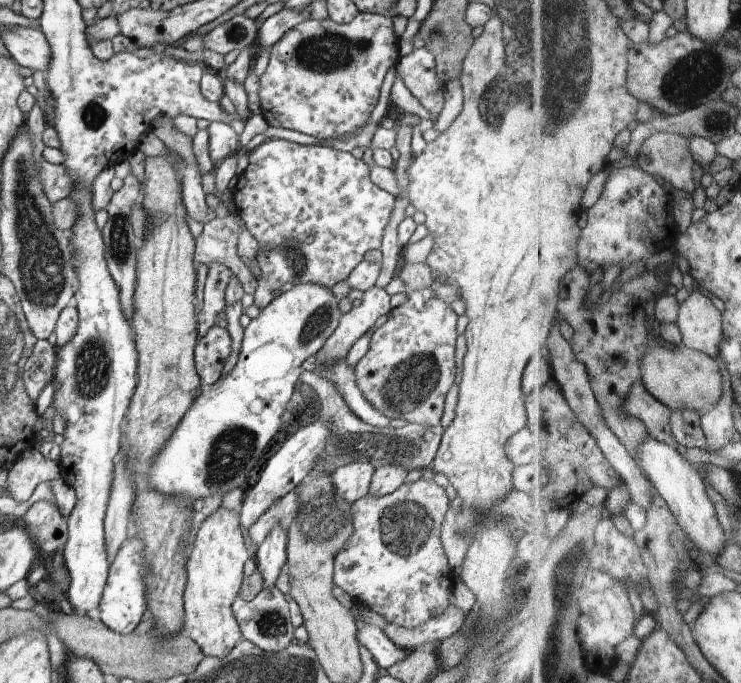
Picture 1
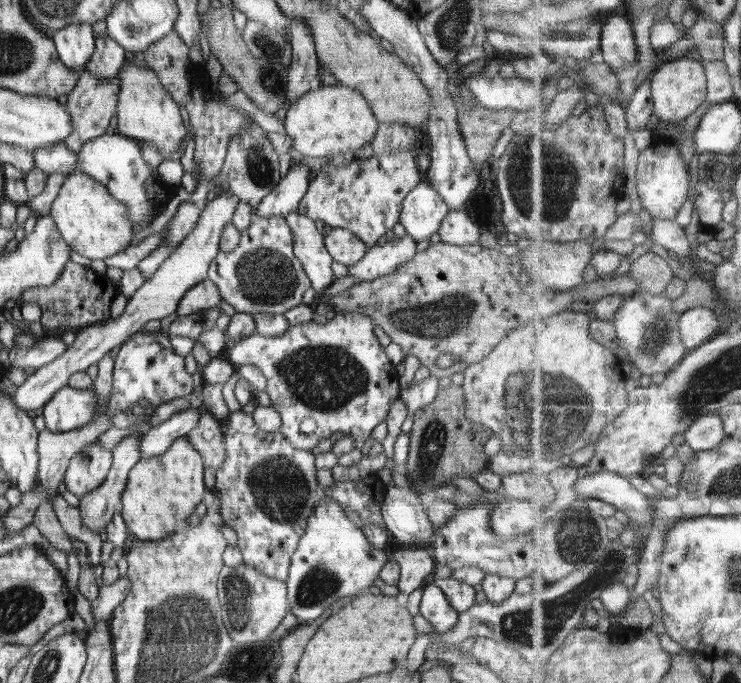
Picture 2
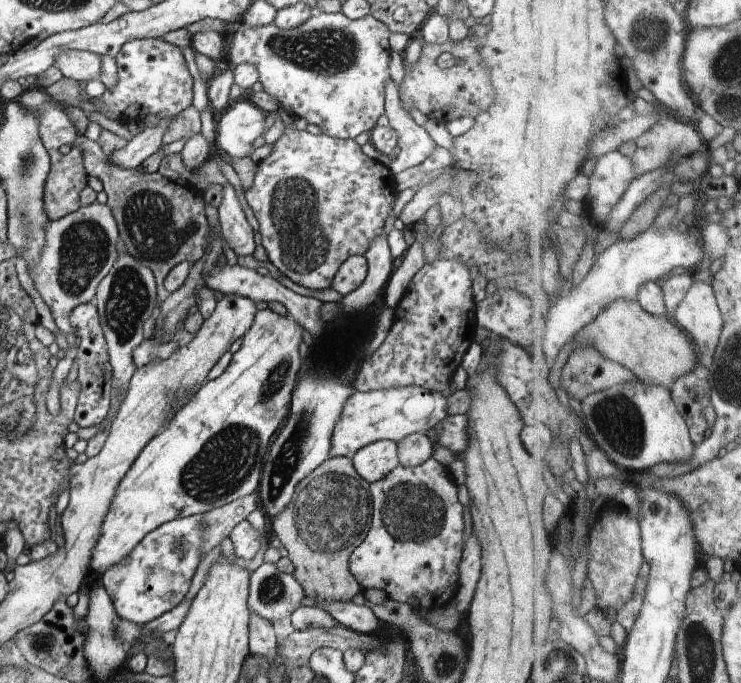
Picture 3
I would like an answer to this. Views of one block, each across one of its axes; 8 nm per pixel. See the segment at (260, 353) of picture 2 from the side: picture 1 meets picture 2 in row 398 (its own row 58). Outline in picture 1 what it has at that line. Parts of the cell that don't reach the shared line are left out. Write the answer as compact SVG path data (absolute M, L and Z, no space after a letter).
M358 13L358 16L352 20L352 22L338 24L334 20L328 18L325 21L317 21L316 19L306 19L300 24L297 24L294 28L287 30L283 34L283 38L280 39L272 48L270 61L265 72L259 78L259 98L261 104L261 114L269 126L276 126L282 128L289 128L290 130L298 130L302 134L310 134L320 139L323 137L339 138L344 135L352 134L356 130L363 128L369 121L372 111L379 101L381 95L381 86L384 82L384 77L392 65L397 64L399 60L399 41L397 34L393 29L393 18L388 15L378 13Z

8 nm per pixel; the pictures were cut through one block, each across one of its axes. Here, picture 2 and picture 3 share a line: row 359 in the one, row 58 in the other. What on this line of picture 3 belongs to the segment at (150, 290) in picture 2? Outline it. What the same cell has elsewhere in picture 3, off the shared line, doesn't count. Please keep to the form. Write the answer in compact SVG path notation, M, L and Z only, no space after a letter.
M66 50L60 52L54 60L54 66L64 77L78 82L99 79L101 64L100 55L88 51Z

